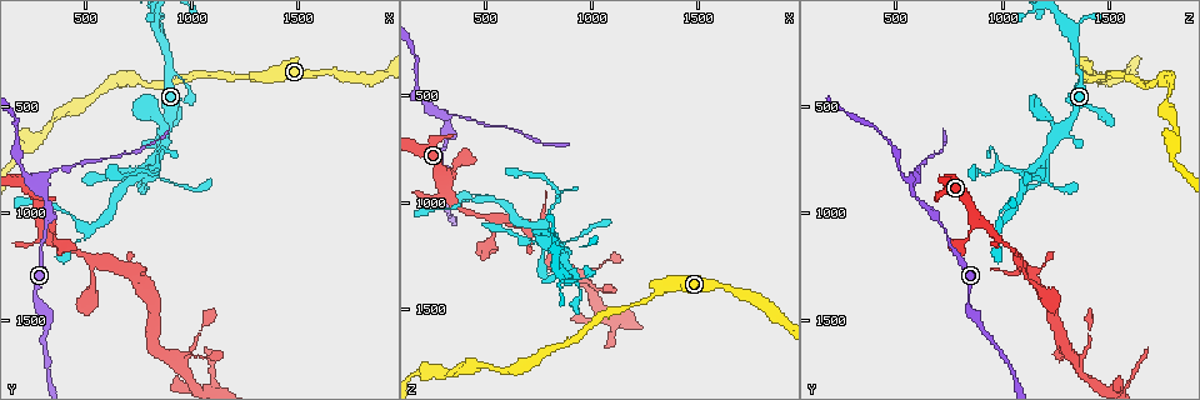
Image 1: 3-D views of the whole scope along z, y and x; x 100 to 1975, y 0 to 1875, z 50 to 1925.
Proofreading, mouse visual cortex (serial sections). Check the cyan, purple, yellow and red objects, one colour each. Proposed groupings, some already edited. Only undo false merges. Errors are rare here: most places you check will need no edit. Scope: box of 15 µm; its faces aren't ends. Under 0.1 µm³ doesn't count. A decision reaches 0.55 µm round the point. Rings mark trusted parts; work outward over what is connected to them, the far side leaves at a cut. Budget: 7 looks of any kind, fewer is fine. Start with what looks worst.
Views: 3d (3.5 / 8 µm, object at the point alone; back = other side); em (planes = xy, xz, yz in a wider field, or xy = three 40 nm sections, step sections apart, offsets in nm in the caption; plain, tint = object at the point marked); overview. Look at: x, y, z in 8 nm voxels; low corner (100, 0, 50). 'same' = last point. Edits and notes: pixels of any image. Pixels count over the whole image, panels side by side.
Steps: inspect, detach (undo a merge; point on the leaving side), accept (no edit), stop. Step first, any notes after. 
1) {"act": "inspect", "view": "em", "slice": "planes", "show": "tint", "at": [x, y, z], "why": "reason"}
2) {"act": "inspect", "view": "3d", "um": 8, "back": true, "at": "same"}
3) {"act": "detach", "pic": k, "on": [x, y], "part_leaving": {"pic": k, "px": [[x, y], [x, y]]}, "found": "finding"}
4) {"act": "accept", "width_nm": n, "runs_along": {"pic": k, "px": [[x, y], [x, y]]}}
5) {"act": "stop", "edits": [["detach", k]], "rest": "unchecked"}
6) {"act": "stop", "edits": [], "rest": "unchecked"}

{"act": "inspect", "view": "3d", "um": 3.5, "at": [840, 810, 970], "why": "sharp bend"}

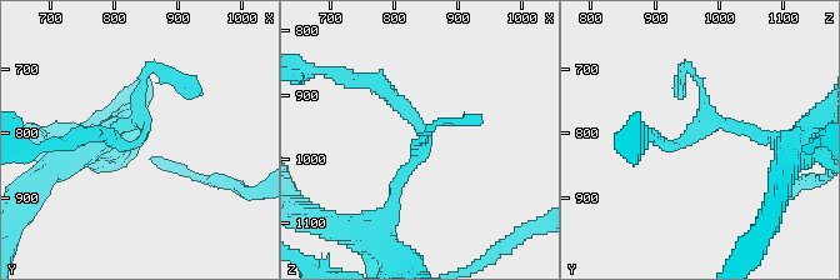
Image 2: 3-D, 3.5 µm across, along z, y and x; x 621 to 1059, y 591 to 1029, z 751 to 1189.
{"act": "inspect", "view": "em", "slice": "xy", "step": 2, "show": "tint", "at": [845, 805, 960], "why": "now the EM"}

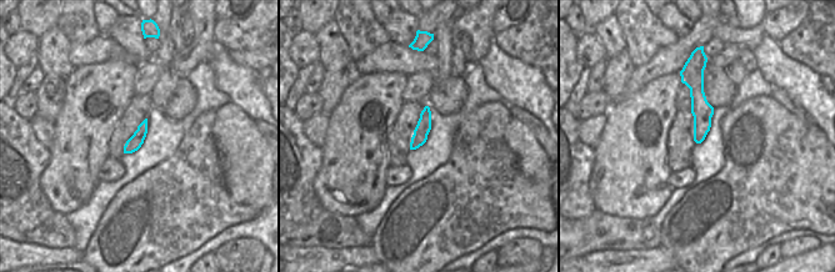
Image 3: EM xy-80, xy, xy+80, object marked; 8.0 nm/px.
{"act": "inspect", "view": "em", "slice": "xy", "step": 5, "show": "tint", "at": "same"}

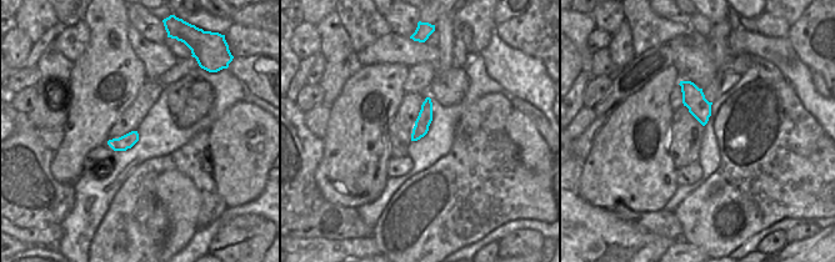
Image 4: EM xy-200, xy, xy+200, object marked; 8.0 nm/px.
{"act": "accept", "runs_along": {"pic": 4, "px": [[428, 101], [421, 127], [414, 137]]}, "found": "all the same cell"}

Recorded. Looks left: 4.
{"act": "inspect", "view": "3d", "um": 3.5, "at": [310, 890, 580], "why": "narrows sharply"}

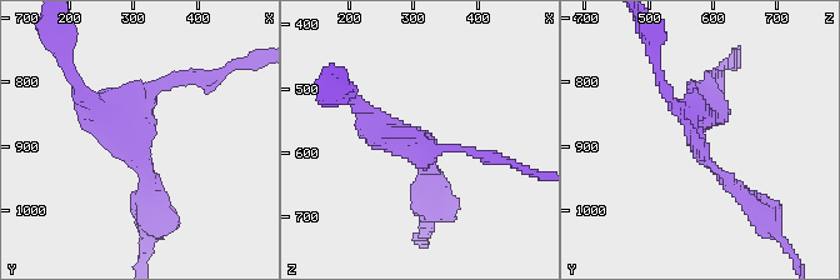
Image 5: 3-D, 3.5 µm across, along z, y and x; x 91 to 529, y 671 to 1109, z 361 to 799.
{"act": "inspect", "view": "em", "slice": "xy", "step": 3, "show": "plain", "at": [310, 880, 575], "why": "now the EM"}

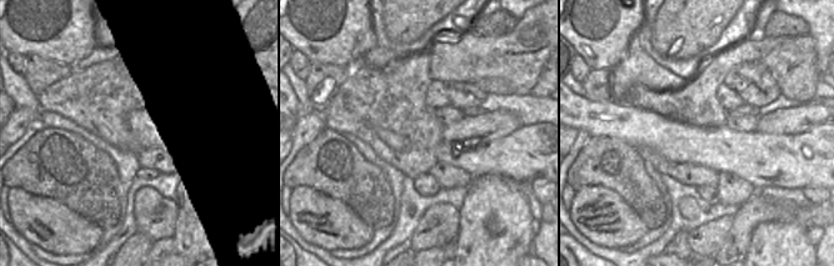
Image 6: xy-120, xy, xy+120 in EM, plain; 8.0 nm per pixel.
{"act": "inspect", "view": "em", "slice": "xy", "step": 3, "show": "tint", "at": "same"}

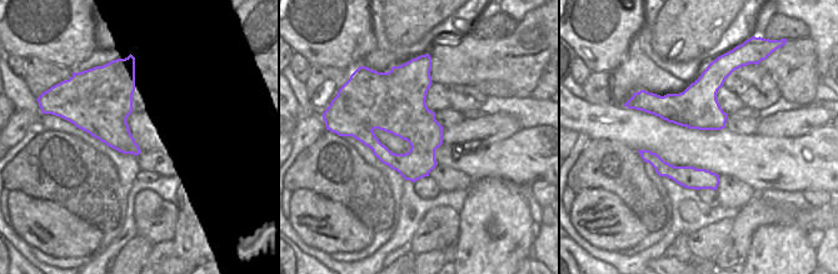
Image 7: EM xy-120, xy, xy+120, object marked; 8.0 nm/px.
{"act": "accept", "runs_along": {"pic": 5, "px": [[746, 198], [698, 151], [695, 114], [666, 90]]}, "found": "all the same cell"}

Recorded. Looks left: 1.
{"act": "stop", "edits": [], "rest": "unchecked"}

